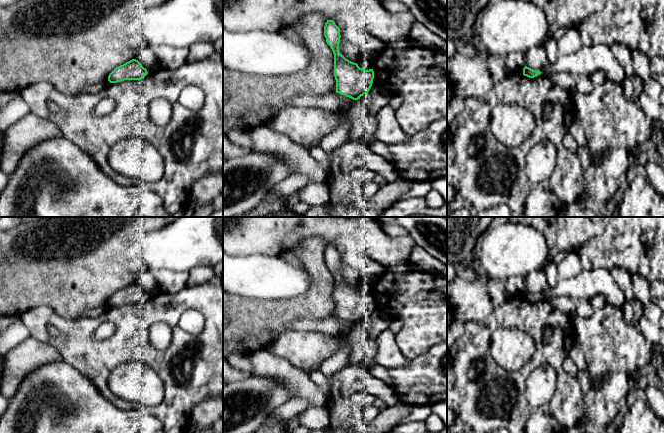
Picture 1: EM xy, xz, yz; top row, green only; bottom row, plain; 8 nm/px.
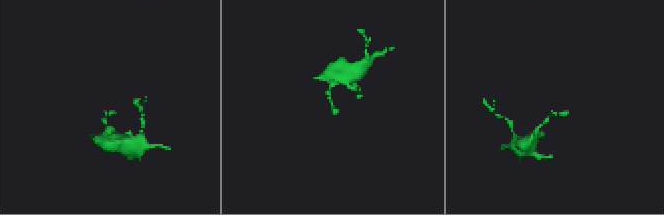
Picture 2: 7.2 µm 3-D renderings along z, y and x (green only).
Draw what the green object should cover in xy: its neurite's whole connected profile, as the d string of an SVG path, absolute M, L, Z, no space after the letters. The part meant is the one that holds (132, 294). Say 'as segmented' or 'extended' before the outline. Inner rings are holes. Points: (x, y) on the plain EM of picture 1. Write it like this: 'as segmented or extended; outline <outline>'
as segmented; outline M132 283L123 289L116 291L108 300L110 307L117 307L124 304L140 304L148 298L147 293L136 284Z

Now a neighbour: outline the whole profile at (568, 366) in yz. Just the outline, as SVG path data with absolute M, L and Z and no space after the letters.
M568 356L564 358L562 362L562 368L570 376L576 376L578 374L577 367Z

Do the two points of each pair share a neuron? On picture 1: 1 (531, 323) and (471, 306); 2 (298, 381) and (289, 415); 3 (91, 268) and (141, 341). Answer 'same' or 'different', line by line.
1: different
2: different
3: different

